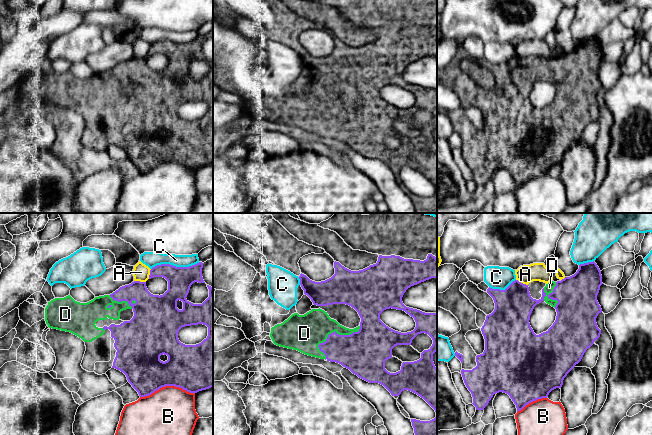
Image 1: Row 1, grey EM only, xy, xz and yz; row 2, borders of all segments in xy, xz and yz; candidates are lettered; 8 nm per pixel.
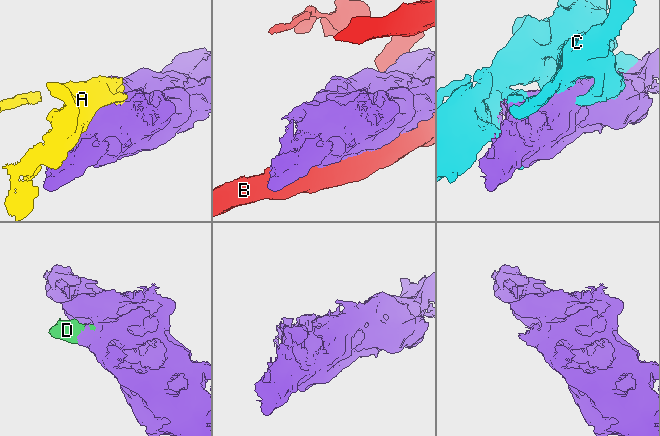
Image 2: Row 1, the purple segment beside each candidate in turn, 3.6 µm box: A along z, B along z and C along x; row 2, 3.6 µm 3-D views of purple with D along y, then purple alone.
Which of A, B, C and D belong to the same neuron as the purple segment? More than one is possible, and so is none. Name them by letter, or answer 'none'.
D

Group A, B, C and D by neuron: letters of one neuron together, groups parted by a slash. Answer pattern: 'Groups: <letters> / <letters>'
Groups: A / B / C / D

